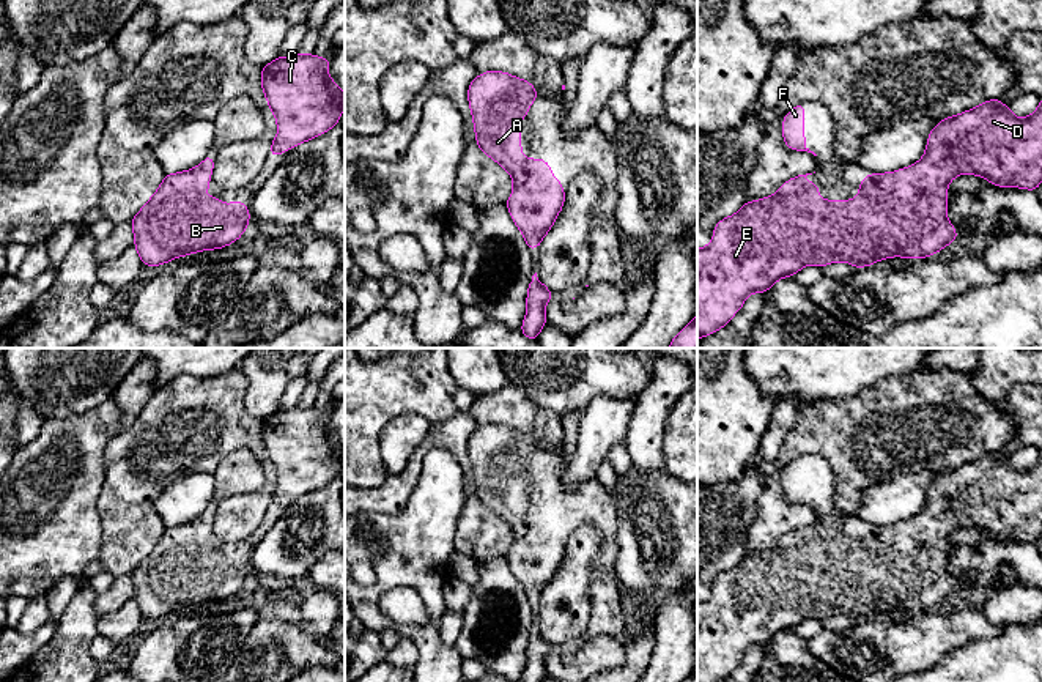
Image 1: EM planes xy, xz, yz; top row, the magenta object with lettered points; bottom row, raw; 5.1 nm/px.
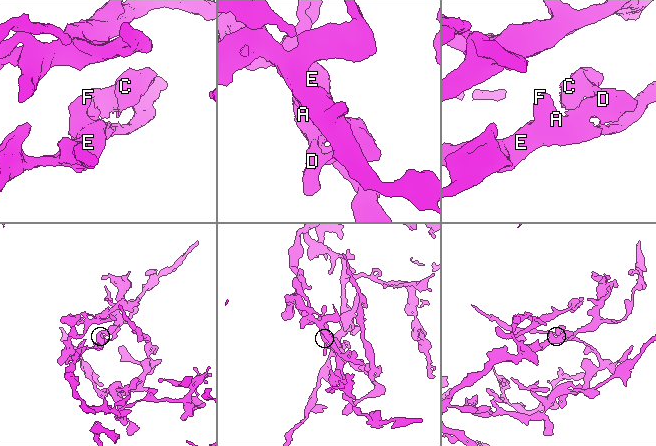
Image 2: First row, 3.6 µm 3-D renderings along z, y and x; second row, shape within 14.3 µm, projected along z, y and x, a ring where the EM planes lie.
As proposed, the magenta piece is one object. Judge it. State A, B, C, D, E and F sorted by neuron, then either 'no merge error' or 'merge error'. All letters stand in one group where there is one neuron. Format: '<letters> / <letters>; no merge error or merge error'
A B C D E F; no merge error

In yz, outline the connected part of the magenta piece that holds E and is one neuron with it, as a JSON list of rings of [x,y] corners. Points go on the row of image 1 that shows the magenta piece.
[[[995,98],[971,110],[940,120],[929,134],[927,148],[919,162],[891,173],[866,175],[856,200],[820,200],[817,183],[804,181],[812,173],[806,173],[785,181],[774,195],[748,202],[737,214],[721,219],[715,225],[711,243],[697,249],[697,339],[726,326],[743,307],[749,293],[768,291],[776,280],[792,277],[806,265],[822,268],[842,260],[863,268],[888,257],[913,260],[937,254],[959,238],[944,213],[948,209],[946,189],[960,173],[979,175],[998,187],[1037,191],[1042,181],[1042,98],[1036,112],[1026,118],[1015,118],[1011,106]]]

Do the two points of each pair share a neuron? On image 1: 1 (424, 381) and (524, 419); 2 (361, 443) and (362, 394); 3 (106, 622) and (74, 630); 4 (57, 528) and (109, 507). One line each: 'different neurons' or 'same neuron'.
1: different neurons
2: same neuron
3: different neurons
4: different neurons

